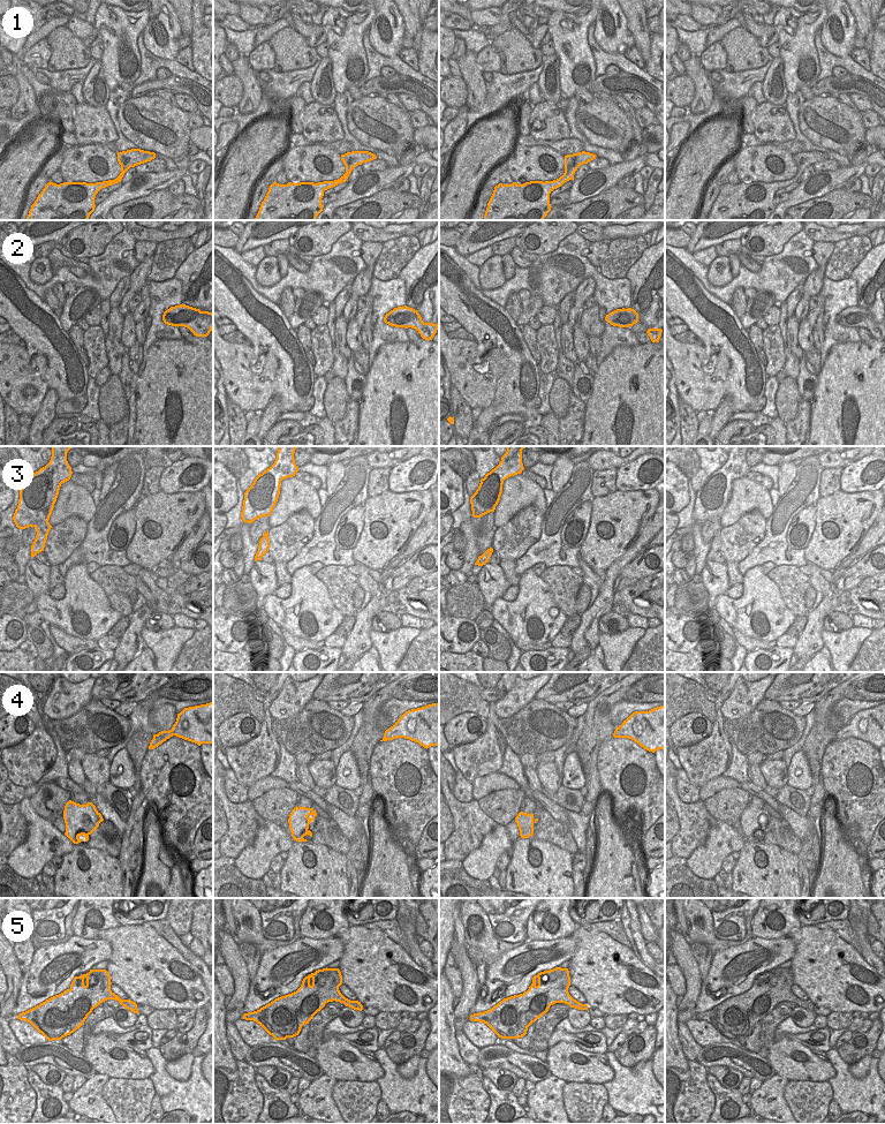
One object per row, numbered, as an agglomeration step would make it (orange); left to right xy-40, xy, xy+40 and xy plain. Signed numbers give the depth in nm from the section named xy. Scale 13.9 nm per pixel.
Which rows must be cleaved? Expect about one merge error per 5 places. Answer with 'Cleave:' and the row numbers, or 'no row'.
Cleave: no row

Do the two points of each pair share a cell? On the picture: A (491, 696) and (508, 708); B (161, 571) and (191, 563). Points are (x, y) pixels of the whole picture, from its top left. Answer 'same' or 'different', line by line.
A: different
B: same

